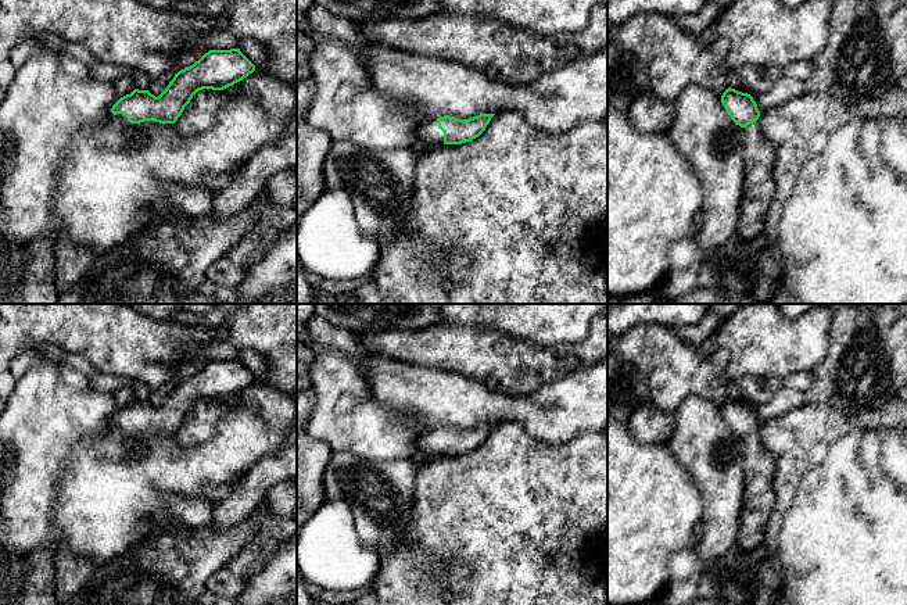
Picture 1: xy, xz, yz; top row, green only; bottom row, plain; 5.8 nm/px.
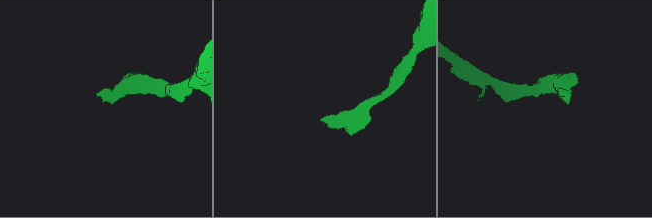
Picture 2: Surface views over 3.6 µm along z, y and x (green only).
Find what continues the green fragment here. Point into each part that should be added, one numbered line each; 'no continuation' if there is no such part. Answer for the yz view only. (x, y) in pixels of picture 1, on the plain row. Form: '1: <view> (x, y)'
1: yz (760, 496)

